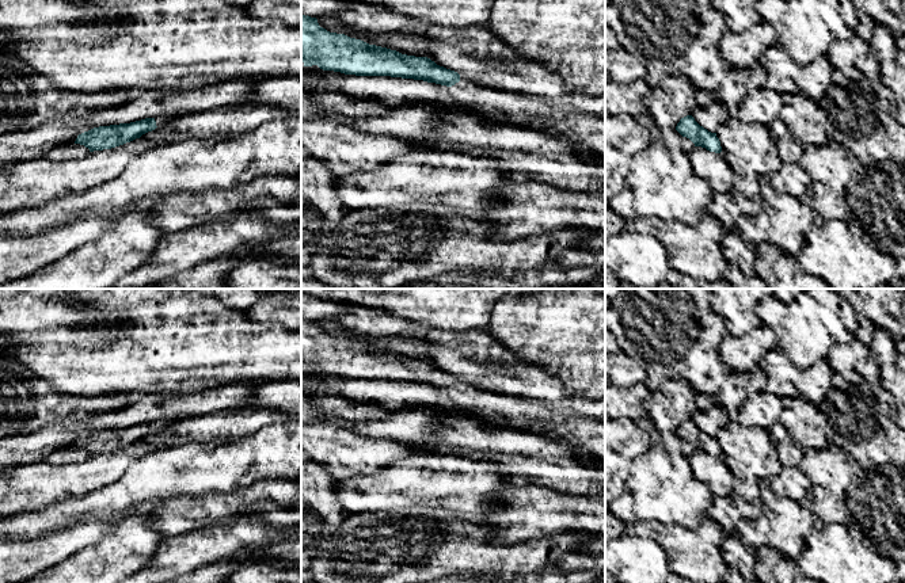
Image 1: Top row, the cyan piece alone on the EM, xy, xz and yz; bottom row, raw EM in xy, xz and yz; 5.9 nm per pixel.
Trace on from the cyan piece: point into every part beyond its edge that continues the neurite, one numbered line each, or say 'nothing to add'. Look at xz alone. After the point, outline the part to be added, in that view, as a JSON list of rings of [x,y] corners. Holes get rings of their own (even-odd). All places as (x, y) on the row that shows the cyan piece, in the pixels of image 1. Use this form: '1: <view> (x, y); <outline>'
1: xz (521, 110); [[[460,79],[449,89],[460,107],[491,122],[543,132],[605,156],[604,118],[566,113],[539,96],[501,91],[467,79]]]

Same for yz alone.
nothing to add

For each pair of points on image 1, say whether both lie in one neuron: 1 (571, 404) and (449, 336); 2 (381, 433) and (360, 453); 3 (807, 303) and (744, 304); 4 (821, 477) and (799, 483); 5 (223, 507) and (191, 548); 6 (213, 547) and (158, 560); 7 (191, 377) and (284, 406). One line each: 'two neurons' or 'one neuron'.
1: one neuron
2: two neurons
3: two neurons
4: two neurons
5: two neurons
6: one neuron
7: two neurons

